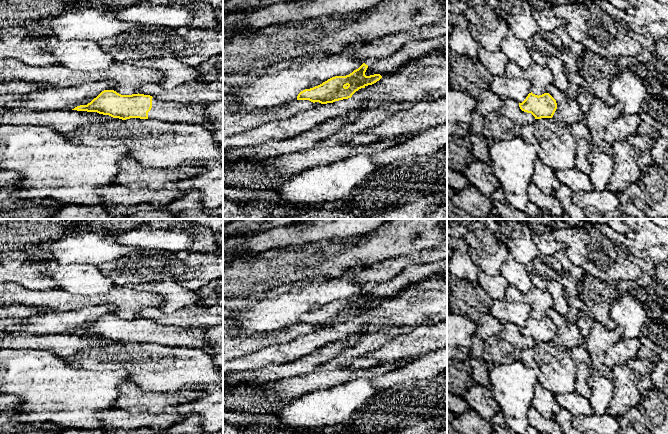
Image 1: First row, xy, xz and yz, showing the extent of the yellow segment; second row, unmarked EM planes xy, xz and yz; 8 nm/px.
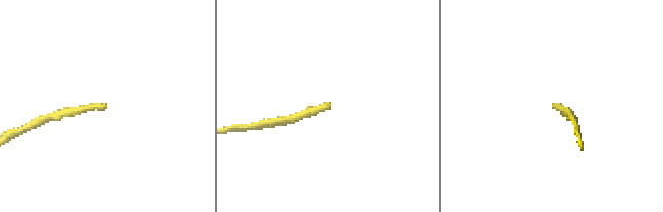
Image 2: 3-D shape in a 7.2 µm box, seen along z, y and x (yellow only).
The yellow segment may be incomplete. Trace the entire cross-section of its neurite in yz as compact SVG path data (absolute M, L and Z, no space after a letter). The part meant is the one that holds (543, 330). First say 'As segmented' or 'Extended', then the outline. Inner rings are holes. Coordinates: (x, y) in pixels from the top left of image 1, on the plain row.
As segmented. M531 316L522 327L519 327L519 331L522 335L531 337L535 343L552 342L557 327L549 317L538 320Z

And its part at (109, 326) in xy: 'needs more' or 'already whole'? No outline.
needs more

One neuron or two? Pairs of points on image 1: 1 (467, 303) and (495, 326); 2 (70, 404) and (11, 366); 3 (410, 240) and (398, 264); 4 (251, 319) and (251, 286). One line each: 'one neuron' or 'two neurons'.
1: one neuron
2: one neuron
3: two neurons
4: two neurons

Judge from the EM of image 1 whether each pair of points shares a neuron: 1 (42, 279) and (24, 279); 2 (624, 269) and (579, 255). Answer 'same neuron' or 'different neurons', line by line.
1: same neuron
2: same neuron

